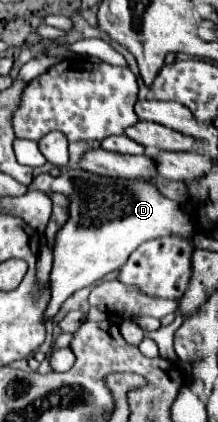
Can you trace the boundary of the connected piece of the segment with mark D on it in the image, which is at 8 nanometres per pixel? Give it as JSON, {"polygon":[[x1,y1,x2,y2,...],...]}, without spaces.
{"polygon":[[70,168,68,172,62,172,58,178,52,178,50,174,38,174,32,180,32,188,40,192,64,192,70,198,70,220,66,226,56,234,54,244,54,264,50,272,50,284,52,284,52,300,46,310,46,318,54,318,60,310,62,302,74,294,76,290,90,286,98,280,102,280,108,272,118,270,124,266,128,256,146,240,154,240,166,234,180,234,180,236,192,236,194,224,190,216,178,206,178,202,164,198,154,184,150,182,136,182,136,180,114,180,114,178,98,178,92,180,92,174,86,174,78,168]]}

